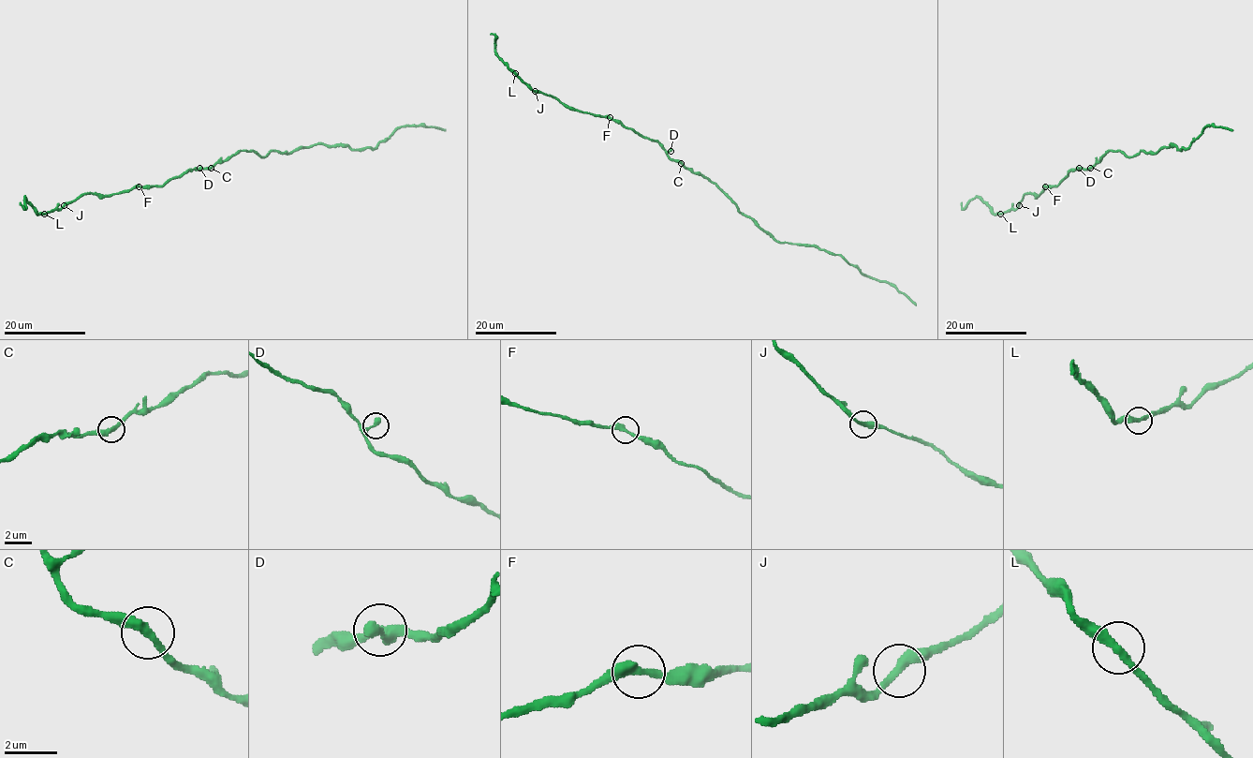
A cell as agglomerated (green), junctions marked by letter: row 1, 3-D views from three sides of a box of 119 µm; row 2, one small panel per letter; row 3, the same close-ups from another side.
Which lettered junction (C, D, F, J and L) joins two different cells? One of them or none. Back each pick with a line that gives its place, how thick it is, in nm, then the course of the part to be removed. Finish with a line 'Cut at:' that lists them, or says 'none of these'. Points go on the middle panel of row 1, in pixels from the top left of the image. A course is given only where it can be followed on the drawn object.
C: at (681, 163); 320 nm thick; foreign part runs (681, 163), (712, 181), (741, 213), (777, 241), (816, 245), (839, 254), (872, 278), (891, 283), (916, 305)
Cut at: C

